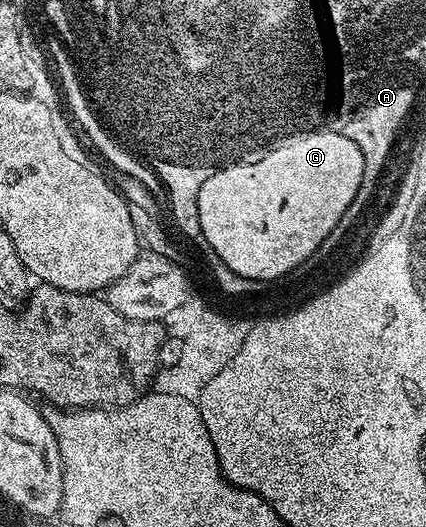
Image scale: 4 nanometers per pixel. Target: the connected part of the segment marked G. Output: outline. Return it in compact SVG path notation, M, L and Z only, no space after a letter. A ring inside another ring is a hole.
M327 131L297 135L296 141L281 143L280 149L270 152L265 159L257 159L257 163L219 170L208 184L201 187L199 205L209 207L209 215L217 219L217 223L204 232L205 239L209 247L218 250L219 241L231 237L222 259L224 267L231 268L237 276L272 283L313 256L319 245L334 234L335 224L346 218L347 209L353 204L362 183L362 153L357 143L341 132L323 132Z

